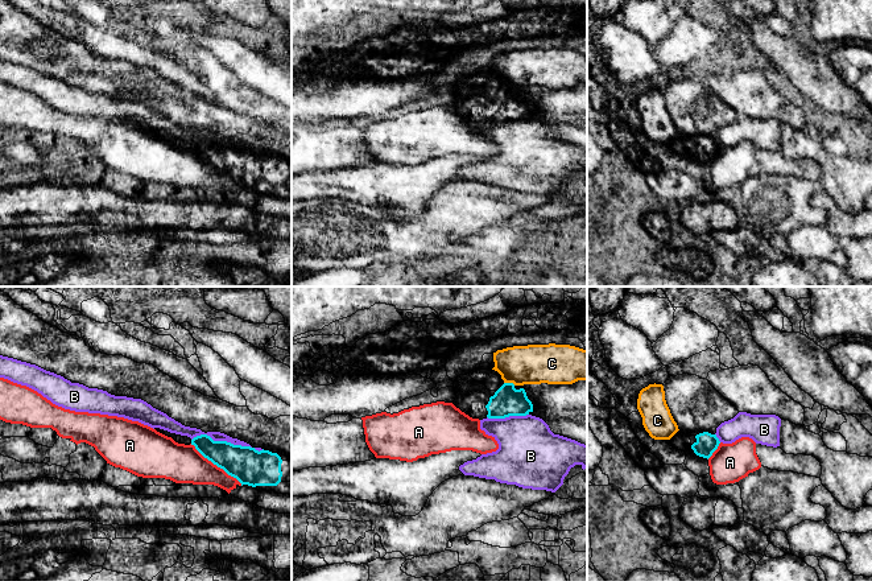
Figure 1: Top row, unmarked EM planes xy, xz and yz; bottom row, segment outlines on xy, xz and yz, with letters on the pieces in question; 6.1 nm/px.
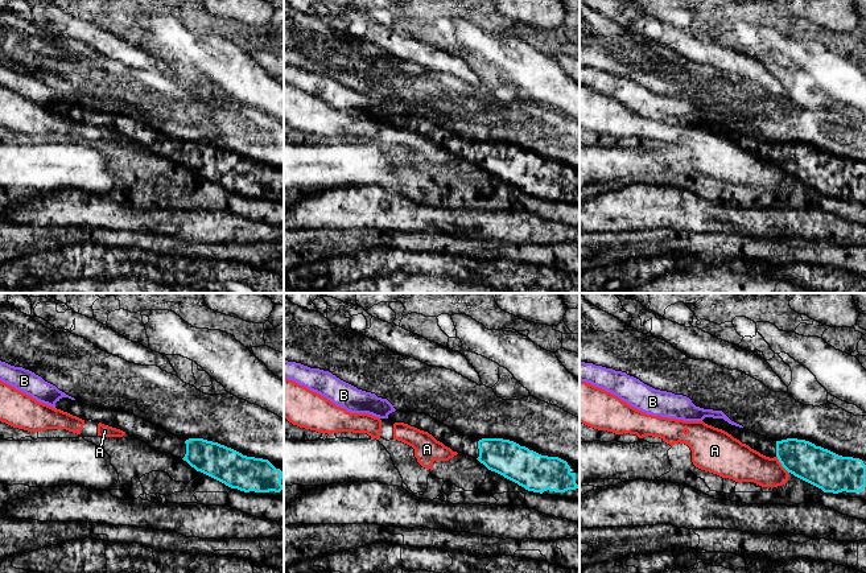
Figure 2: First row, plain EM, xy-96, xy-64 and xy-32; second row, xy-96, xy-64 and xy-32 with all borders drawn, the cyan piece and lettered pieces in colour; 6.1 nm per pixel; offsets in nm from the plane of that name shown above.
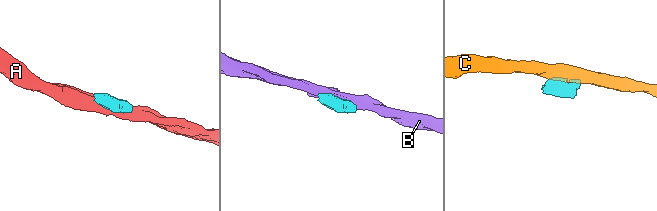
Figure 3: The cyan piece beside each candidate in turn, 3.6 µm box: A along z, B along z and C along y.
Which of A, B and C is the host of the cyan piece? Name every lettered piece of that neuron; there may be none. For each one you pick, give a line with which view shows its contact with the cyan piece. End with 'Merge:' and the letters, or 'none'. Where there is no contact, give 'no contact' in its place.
Merge: none

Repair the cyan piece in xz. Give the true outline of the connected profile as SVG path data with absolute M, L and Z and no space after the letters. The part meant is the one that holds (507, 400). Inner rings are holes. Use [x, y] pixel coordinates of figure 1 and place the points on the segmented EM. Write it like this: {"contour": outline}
{"contour": "M468 372L458 376L452 387L456 392L452 404L472 419L505 419L533 412L525 390L516 390L513 383L504 383L492 396L485 384L475 382Z"}

